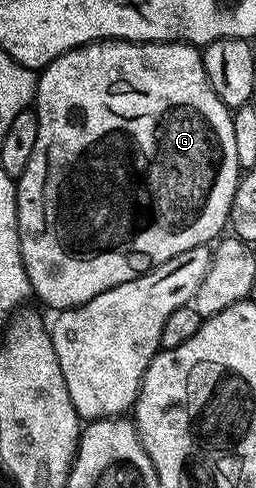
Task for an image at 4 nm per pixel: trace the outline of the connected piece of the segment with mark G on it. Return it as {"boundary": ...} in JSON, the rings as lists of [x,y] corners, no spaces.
{"boundary":[[[98,40],[94,44],[68,50],[57,56],[48,67],[41,69],[36,111],[36,150],[32,150],[32,158],[28,158],[28,166],[24,166],[24,174],[16,180],[18,237],[33,295],[39,296],[48,307],[53,310],[78,308],[84,302],[96,298],[96,294],[104,294],[104,290],[112,290],[112,286],[132,282],[132,278],[152,271],[156,266],[168,262],[168,258],[176,258],[176,254],[184,254],[184,250],[192,250],[192,246],[209,245],[217,241],[227,231],[240,179],[236,162],[236,138],[232,135],[232,112],[224,102],[220,102],[220,98],[216,98],[216,90],[212,90],[206,77],[202,53],[195,45],[176,40],[165,40],[159,44]]]}

